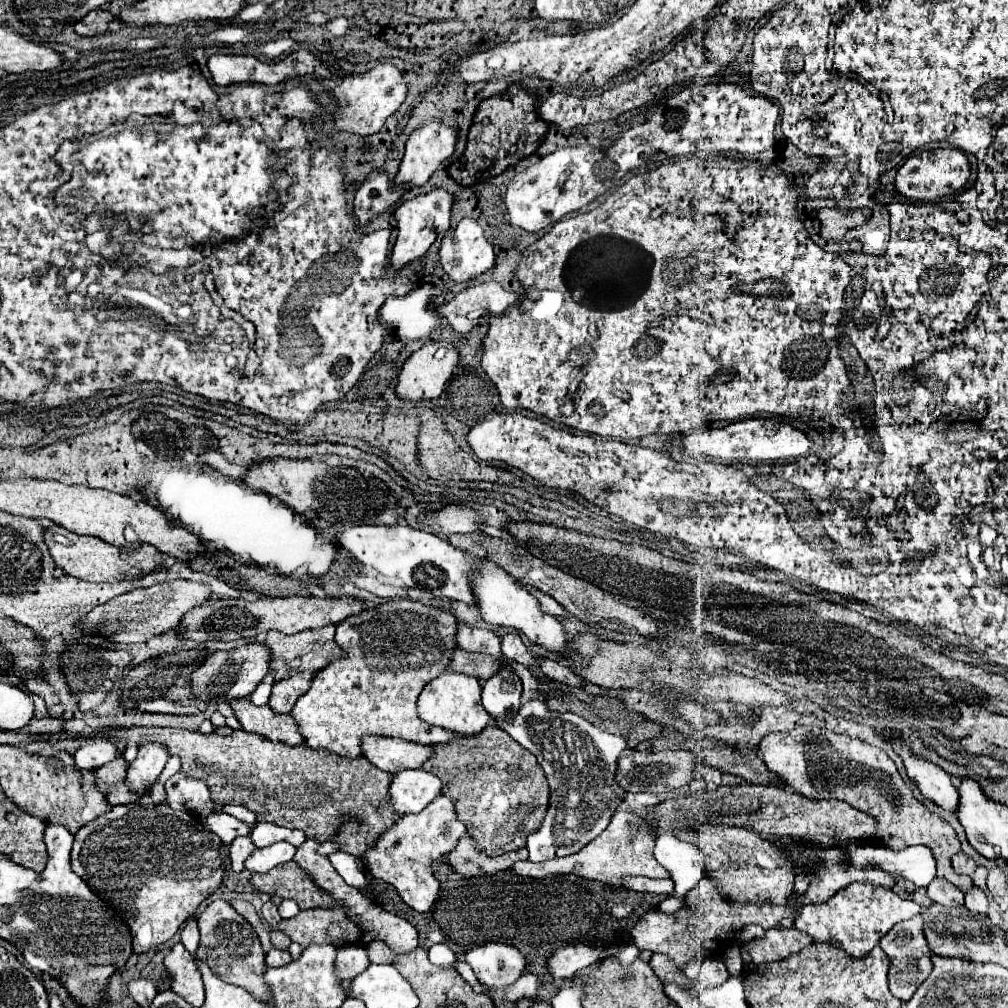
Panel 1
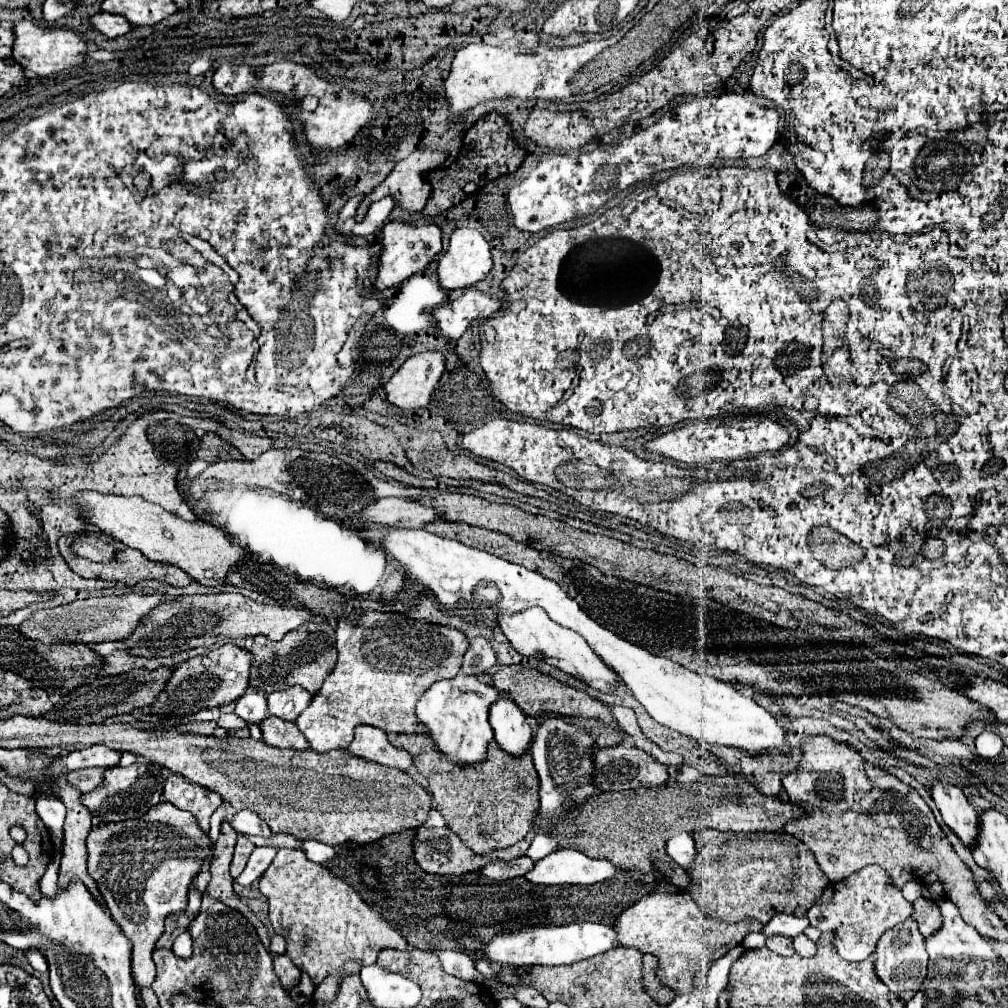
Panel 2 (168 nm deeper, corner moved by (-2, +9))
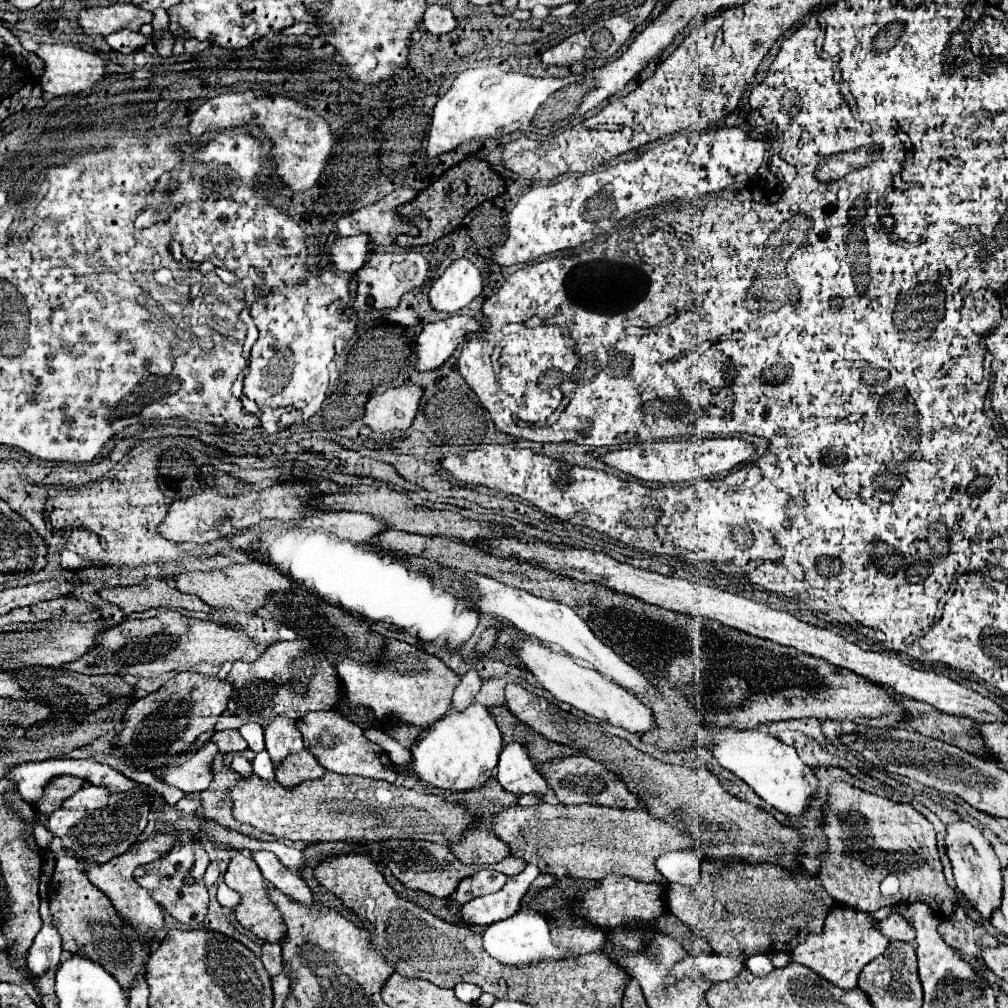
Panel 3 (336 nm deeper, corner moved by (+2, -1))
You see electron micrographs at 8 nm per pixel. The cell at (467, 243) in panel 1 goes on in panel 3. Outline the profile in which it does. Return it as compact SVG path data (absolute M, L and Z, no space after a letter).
M455 260L429 290L429 304L437 312L455 314L483 290L481 272L467 260Z

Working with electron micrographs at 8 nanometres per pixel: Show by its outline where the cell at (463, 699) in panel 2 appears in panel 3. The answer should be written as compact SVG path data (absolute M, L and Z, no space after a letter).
M473 702L465 712L451 708L449 714L423 730L413 744L413 772L421 782L433 788L451 792L475 790L485 786L485 782L493 776L501 746L501 732L485 706Z

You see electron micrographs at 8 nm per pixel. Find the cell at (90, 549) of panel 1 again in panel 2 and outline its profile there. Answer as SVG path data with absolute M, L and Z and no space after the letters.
M71 534L59 538L61 556L69 564L69 568L75 570L83 578L103 578L103 580L111 580L111 582L125 582L129 586L133 586L133 584L137 584L141 580L161 580L161 582L169 582L169 584L175 584L175 586L187 586L191 582L191 578L181 568L175 568L173 564L155 564L153 560L147 560L143 556L143 552L133 550L133 548L117 550L115 558L111 558L109 562L93 562L93 560L87 560L87 558L81 558L81 556L73 554L69 544L71 544Z

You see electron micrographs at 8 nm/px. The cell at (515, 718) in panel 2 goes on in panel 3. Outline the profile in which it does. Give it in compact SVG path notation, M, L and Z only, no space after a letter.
M509 742L503 746L497 766L497 780L503 790L525 796L525 794L545 794L547 782L535 770L527 750L519 742Z

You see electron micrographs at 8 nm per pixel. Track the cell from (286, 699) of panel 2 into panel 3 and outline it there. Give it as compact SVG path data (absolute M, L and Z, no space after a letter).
M277 716L265 728L265 748L267 748L275 768L279 768L281 762L289 754L303 750L301 732L295 728L295 720L291 720L287 716Z

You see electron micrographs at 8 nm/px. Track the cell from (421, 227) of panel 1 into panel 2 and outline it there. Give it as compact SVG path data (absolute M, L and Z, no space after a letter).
M405 220L387 222L383 226L383 252L379 258L379 274L377 274L375 286L383 290L403 282L405 278L423 270L437 252L441 252L441 228L437 224L431 222L431 224L415 226Z

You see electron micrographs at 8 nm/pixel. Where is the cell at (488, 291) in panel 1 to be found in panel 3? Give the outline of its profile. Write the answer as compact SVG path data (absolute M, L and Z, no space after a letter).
M449 316L445 320L427 324L417 338L417 372L437 370L465 342L465 336L479 332L481 326L471 316Z

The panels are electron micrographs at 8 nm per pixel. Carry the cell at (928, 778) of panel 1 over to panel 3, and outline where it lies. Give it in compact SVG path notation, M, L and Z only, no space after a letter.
M957 822L947 826L945 848L953 864L953 876L955 876L957 888L967 898L971 908L981 914L983 920L991 920L991 914L999 908L999 902L1003 898L1003 876L1001 876L999 858L993 852L993 846L983 838L979 828L971 826L969 822Z

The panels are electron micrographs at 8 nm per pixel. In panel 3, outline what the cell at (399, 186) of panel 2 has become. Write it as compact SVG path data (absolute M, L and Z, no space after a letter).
M403 186L395 192L391 192L387 198L383 198L367 208L361 208L359 212L339 218L337 220L337 238L367 234L371 238L371 242L375 242L379 246L387 246L387 244L395 242L395 238L399 234L417 232L409 220L399 220L395 214L395 208L399 204L411 202L411 198L415 198L415 196L417 196L417 190Z

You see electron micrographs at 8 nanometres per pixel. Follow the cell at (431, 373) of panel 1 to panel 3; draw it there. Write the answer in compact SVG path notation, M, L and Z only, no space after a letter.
M399 386L381 396L373 396L365 406L365 426L375 434L407 430L417 414L421 394L423 390L419 386Z

